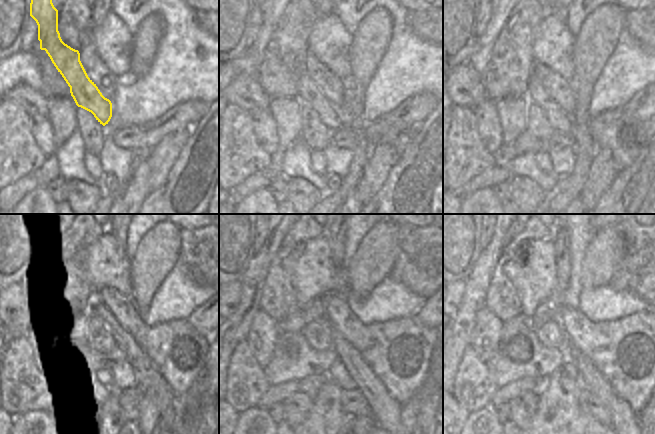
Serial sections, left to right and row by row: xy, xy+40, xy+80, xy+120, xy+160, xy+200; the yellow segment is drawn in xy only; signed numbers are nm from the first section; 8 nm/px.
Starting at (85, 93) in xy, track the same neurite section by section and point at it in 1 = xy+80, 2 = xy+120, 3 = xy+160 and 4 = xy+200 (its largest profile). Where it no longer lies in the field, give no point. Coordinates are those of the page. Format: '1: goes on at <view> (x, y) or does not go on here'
1: goes on at xy+80 (536, 93)
2: goes on at xy+120 (148, 379)
3: goes on at xy+160 (386, 410)
4: goes on at xy+200 (622, 417)

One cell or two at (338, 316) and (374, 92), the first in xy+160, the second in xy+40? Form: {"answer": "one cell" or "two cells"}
{"answer": "two cells"}

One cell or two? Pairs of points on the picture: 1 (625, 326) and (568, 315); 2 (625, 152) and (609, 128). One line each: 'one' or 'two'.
1: one
2: one

